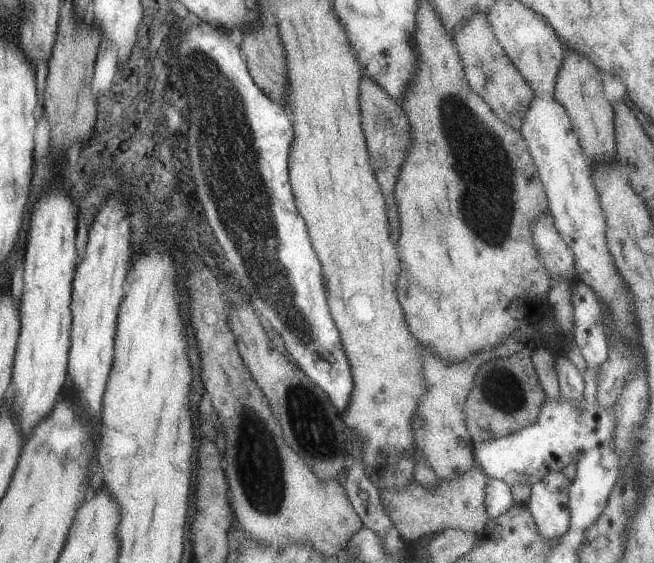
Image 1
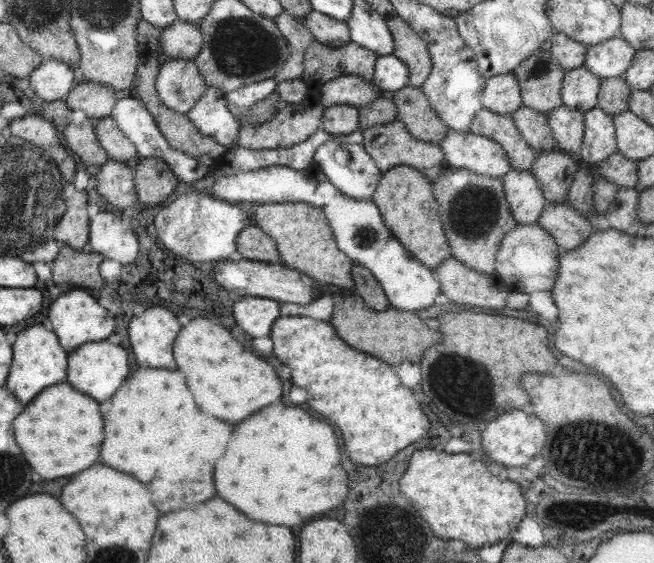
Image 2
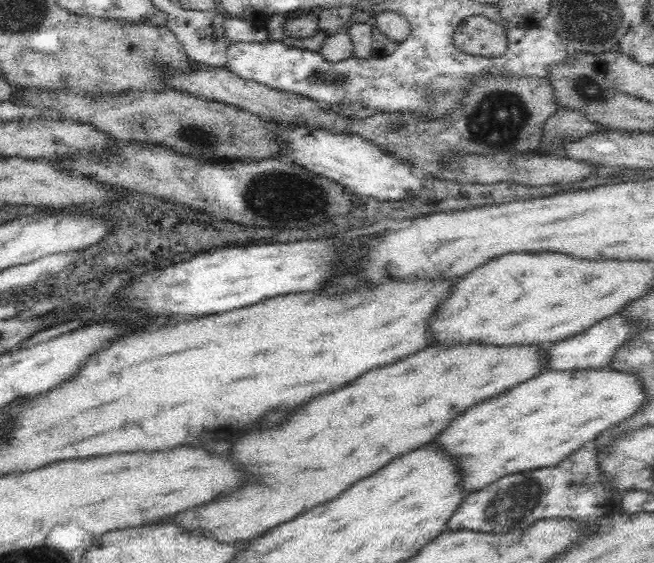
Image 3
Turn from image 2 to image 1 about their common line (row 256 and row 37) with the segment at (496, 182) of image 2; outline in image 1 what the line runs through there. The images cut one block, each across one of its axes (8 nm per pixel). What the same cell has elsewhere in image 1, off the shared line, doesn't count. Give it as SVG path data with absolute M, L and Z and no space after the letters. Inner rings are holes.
M472 13L463 25L454 30L451 40L460 56L464 75L471 90L489 105L502 123L519 132L524 112L530 107L535 94L507 53L499 46L486 15Z

